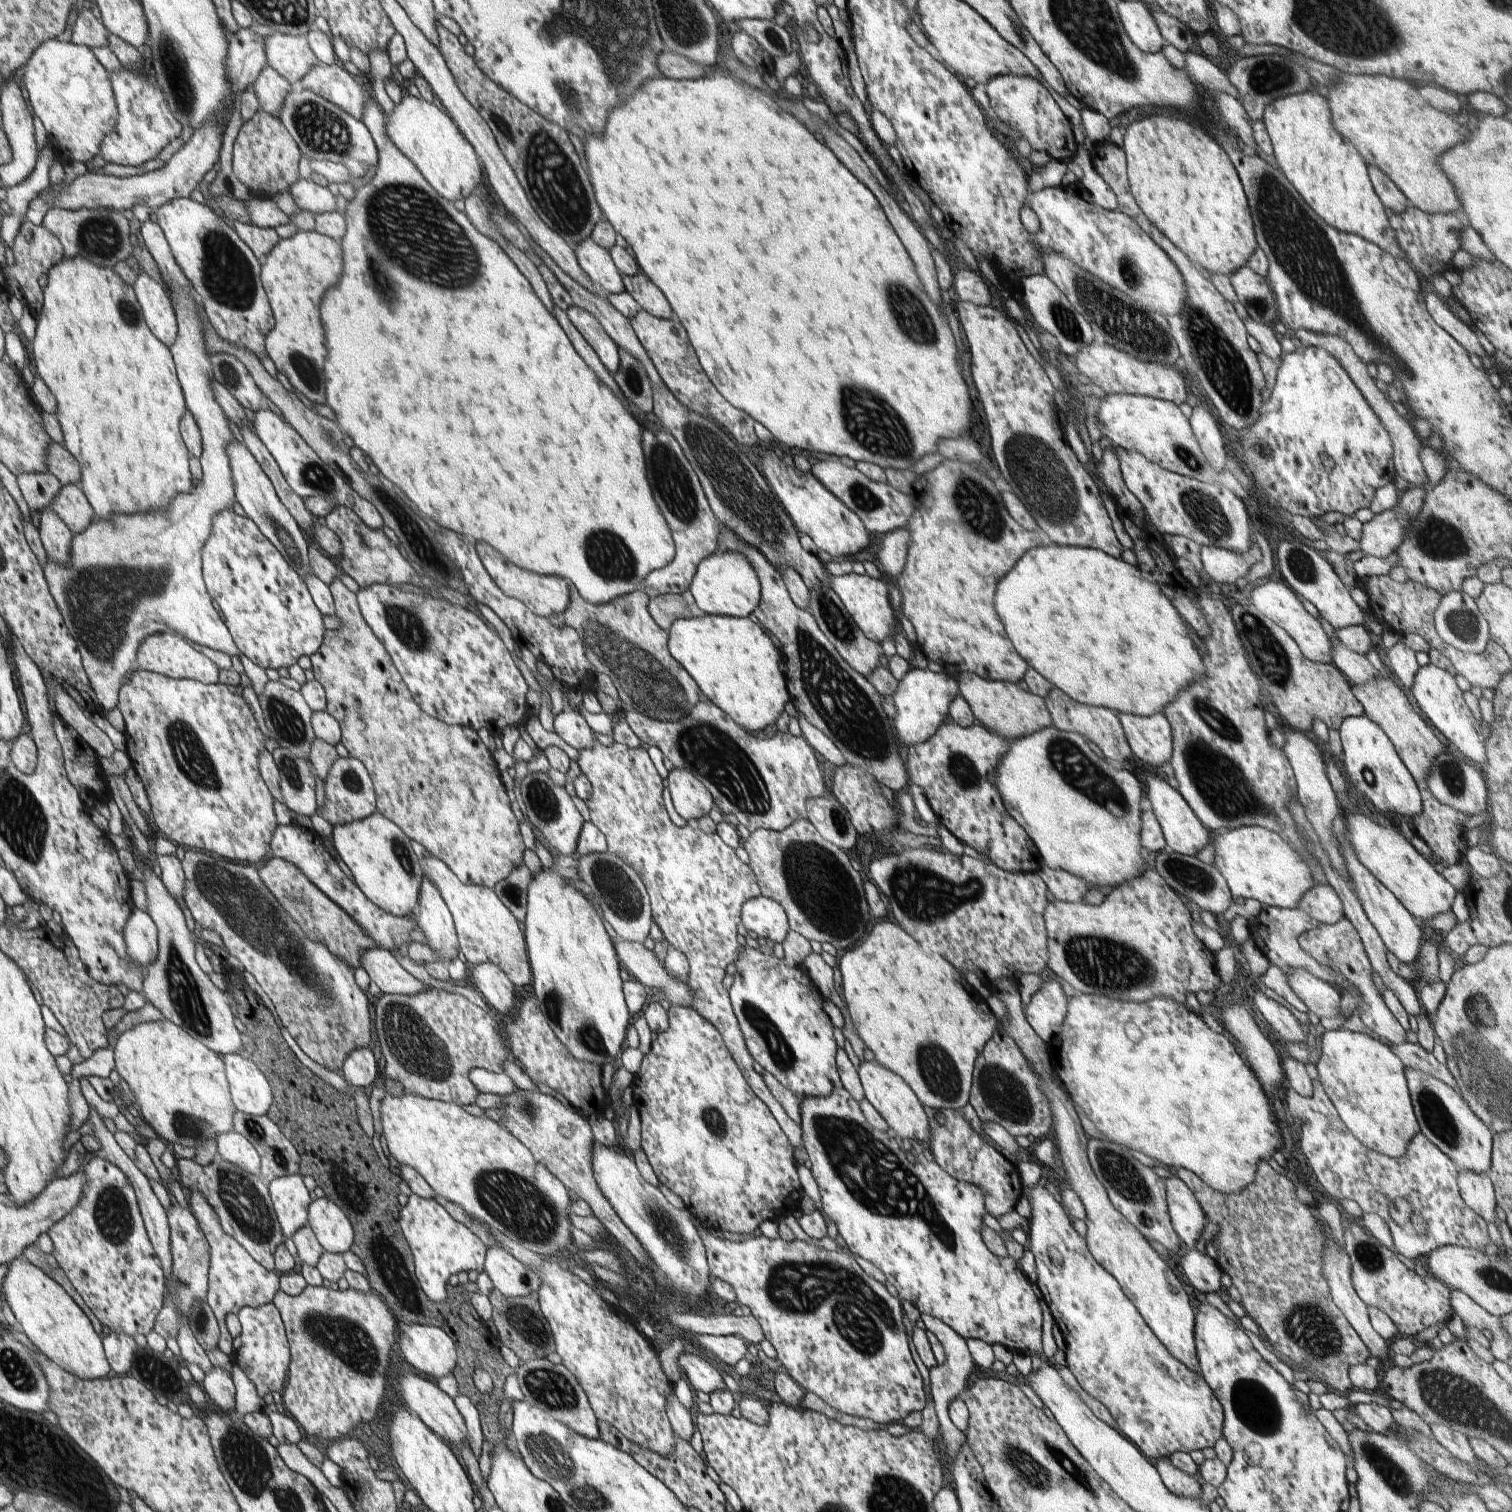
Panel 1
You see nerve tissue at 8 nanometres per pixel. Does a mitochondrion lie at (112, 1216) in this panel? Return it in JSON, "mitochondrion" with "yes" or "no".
{"mitochondrion":"yes"}

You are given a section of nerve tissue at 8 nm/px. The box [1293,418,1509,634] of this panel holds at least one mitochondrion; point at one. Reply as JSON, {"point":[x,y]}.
{"point":[1437,538]}

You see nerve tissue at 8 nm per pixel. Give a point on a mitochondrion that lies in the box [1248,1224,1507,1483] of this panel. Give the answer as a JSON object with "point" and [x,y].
{"point":[1309,1325]}

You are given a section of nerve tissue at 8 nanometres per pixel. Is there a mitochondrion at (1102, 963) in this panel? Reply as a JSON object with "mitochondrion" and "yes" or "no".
{"mitochondrion":"yes"}

